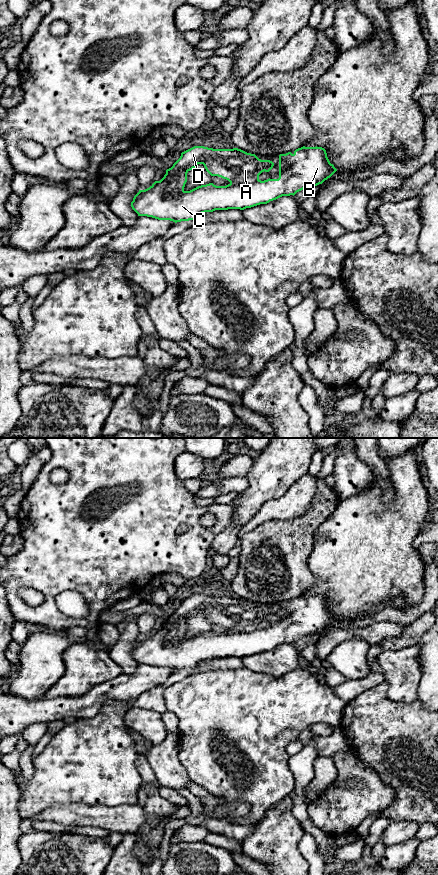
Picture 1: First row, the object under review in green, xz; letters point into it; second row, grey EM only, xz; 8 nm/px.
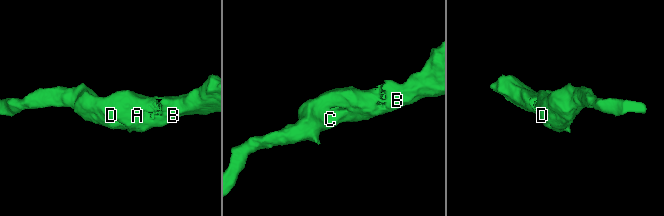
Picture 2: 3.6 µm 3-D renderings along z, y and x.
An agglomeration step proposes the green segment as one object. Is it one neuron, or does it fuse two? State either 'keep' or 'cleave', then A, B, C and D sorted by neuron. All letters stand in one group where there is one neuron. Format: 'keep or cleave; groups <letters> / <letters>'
keep; groups A B C D

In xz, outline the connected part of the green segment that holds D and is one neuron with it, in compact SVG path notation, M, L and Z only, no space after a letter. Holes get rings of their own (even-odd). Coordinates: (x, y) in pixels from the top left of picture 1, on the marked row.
M194 146L181 153L180 158L173 166L166 170L166 174L160 181L155 181L149 188L139 190L131 202L132 209L138 216L152 217L158 220L170 220L175 223L181 221L189 221L196 219L200 214L205 212L213 212L215 210L228 210L251 208L260 204L267 204L270 201L276 200L282 196L295 195L297 192L322 184L330 178L337 169L330 163L326 150L322 147L301 147L292 154L279 155L279 178L267 179L261 181L259 175L262 172L269 172L274 166L270 160L261 160L255 154L247 153L241 149L213 149L204 146ZM198 164L203 164L206 171L211 176L218 176L228 180L230 183L226 186L216 186L213 183L198 186L190 191L185 191L184 187L187 182L187 173Z

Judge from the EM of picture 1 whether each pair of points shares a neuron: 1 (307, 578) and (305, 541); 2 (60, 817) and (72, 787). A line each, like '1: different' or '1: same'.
1: same
2: different

